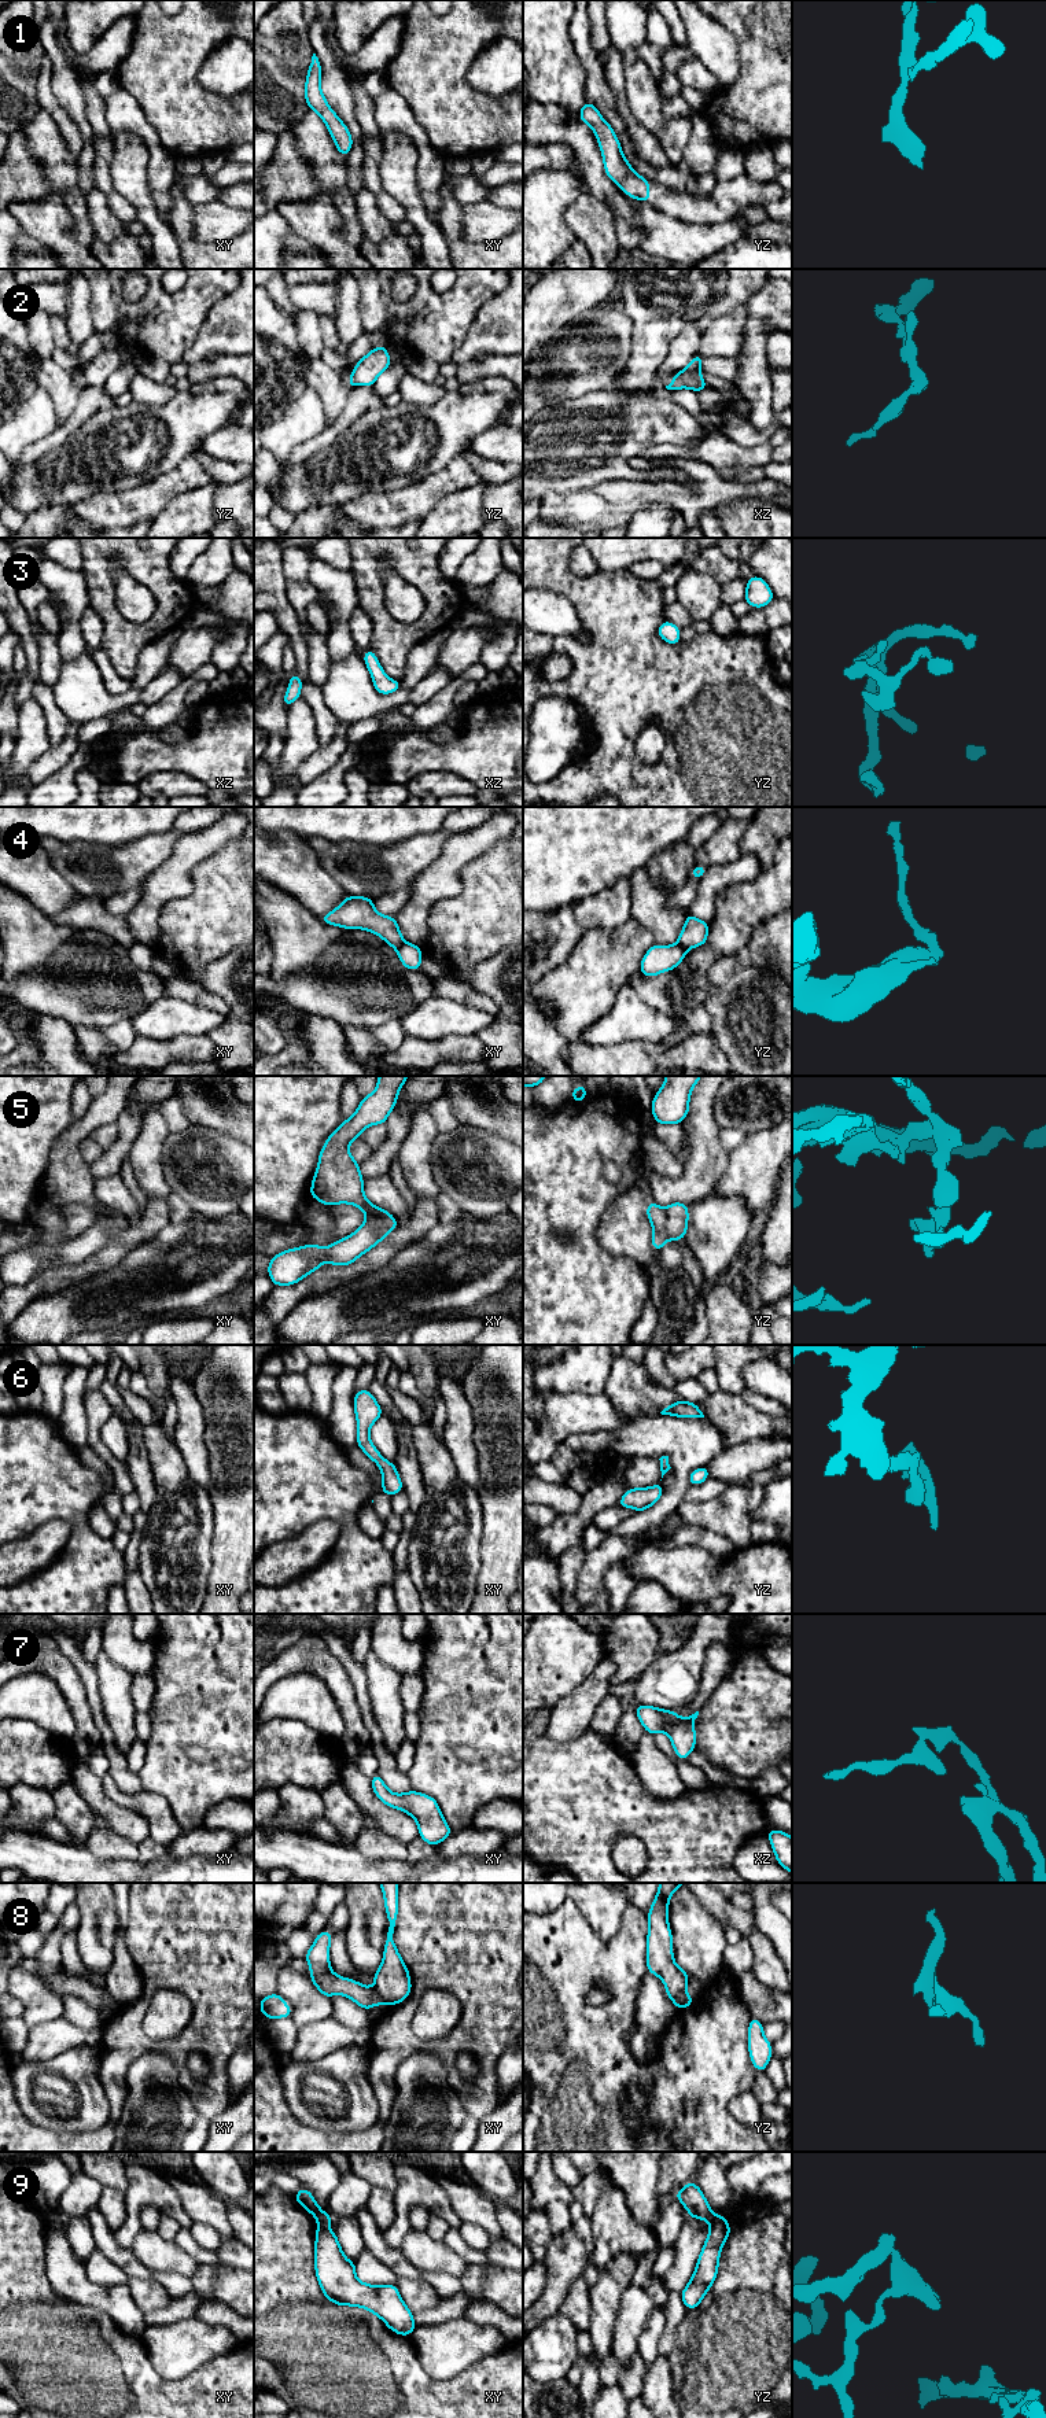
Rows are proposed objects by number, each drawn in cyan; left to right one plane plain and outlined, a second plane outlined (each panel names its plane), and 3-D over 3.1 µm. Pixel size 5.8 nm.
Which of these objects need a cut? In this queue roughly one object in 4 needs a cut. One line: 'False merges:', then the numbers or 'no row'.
False merges: 4, 5, 8, 9

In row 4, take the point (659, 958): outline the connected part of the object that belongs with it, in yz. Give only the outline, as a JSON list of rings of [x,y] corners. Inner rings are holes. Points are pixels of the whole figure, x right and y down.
[[[653,944],[641,959],[640,972],[645,977],[653,977],[675,969],[685,958],[686,948],[679,944]]]

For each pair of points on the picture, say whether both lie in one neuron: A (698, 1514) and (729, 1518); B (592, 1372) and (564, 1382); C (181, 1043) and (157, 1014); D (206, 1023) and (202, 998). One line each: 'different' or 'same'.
A: same
B: same
C: different
D: different

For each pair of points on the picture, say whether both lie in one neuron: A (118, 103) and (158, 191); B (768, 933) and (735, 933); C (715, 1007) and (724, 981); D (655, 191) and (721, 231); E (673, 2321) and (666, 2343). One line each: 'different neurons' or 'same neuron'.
A: same neuron
B: different neurons
C: same neuron
D: different neurons
E: same neuron

